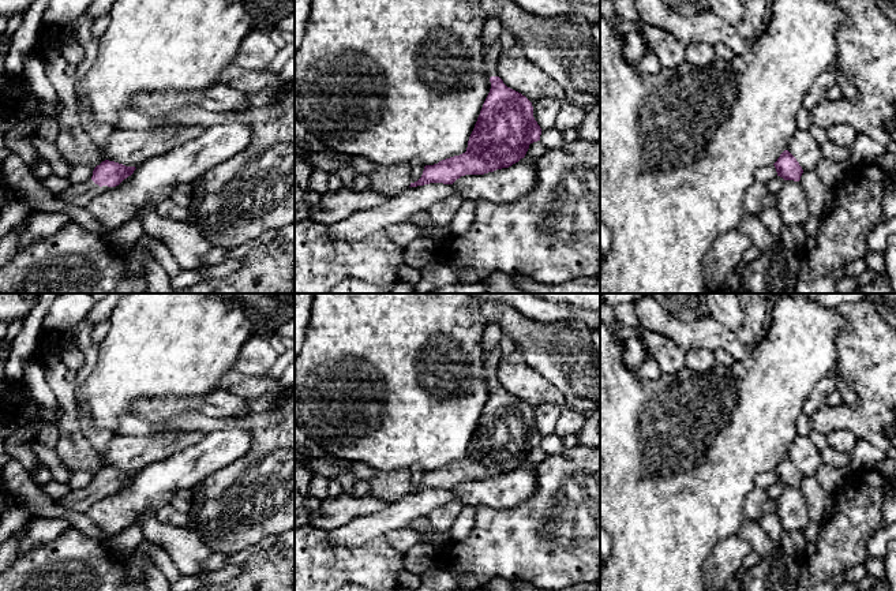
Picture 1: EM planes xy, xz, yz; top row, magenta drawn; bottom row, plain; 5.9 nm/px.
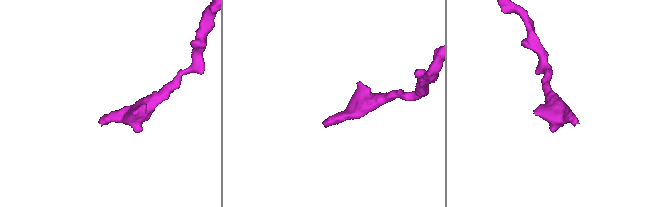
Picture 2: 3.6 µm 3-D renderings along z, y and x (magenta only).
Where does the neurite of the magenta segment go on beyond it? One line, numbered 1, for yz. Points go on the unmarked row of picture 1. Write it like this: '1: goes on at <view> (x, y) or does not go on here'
1: does not go on here

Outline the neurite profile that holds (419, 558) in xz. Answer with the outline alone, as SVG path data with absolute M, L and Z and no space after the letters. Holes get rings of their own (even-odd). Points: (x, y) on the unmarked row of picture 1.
M423 540L405 553L405 569L423 575L435 568L435 556L435 547L430 542Z

